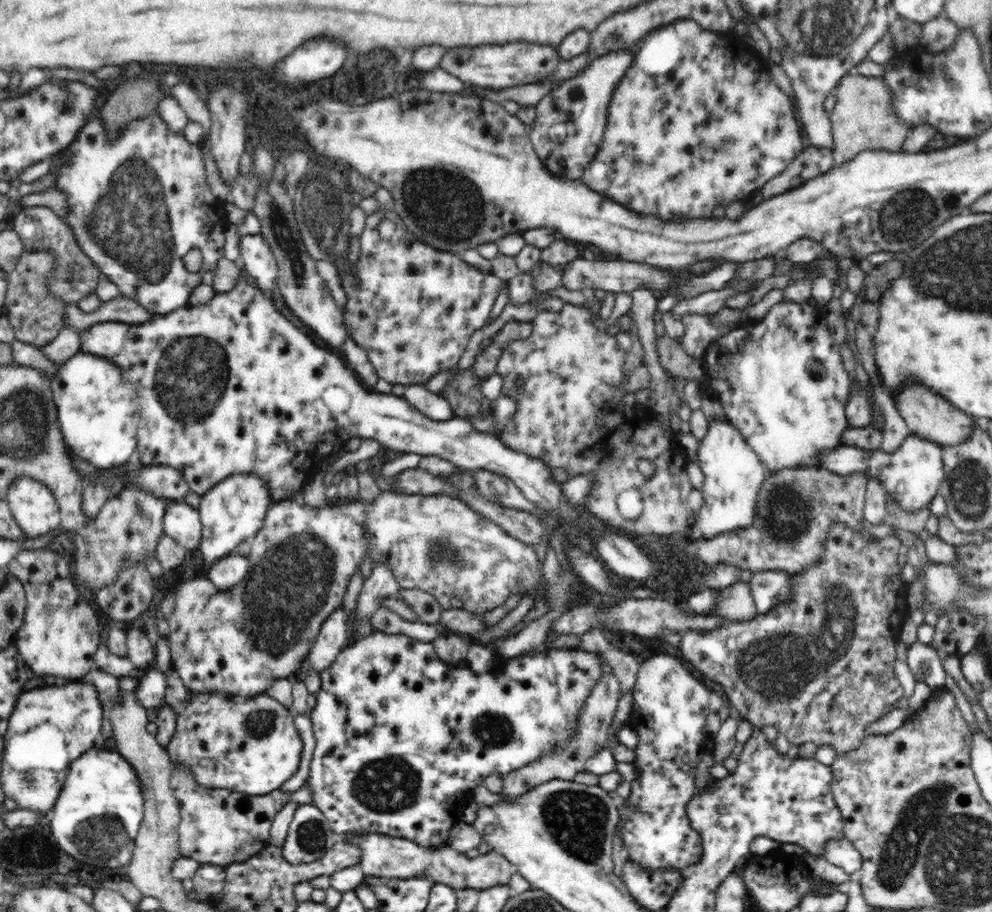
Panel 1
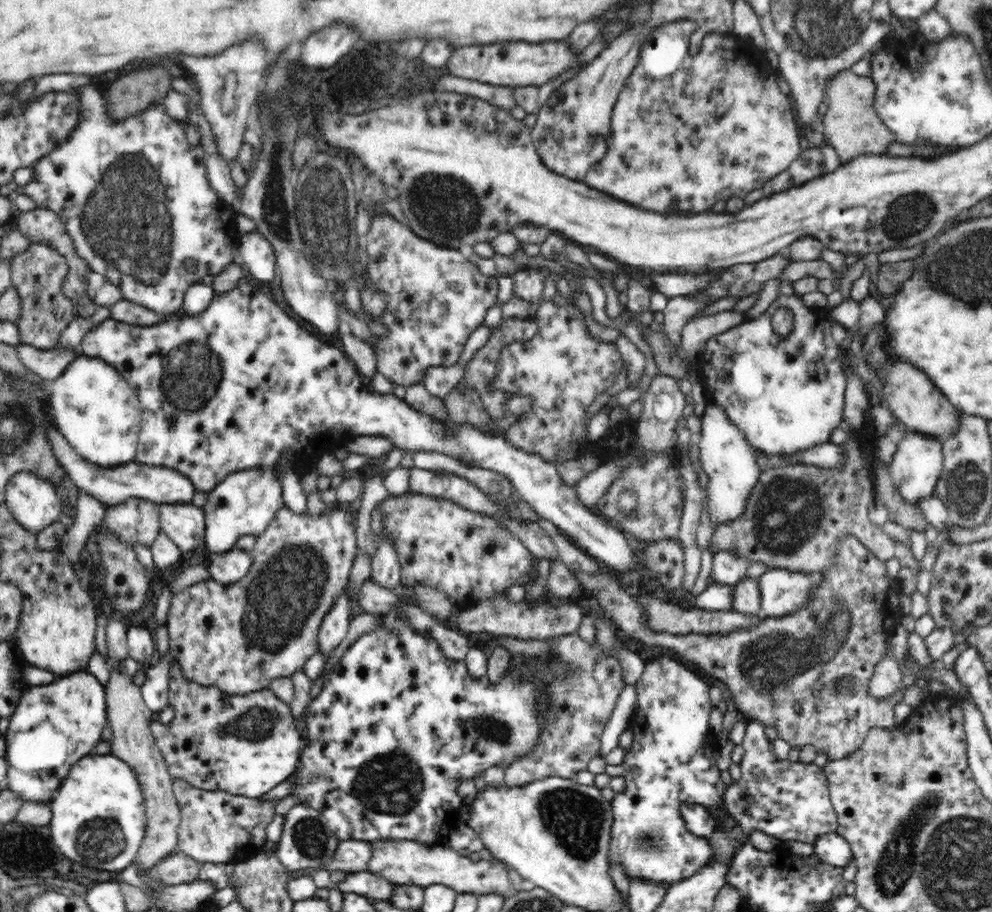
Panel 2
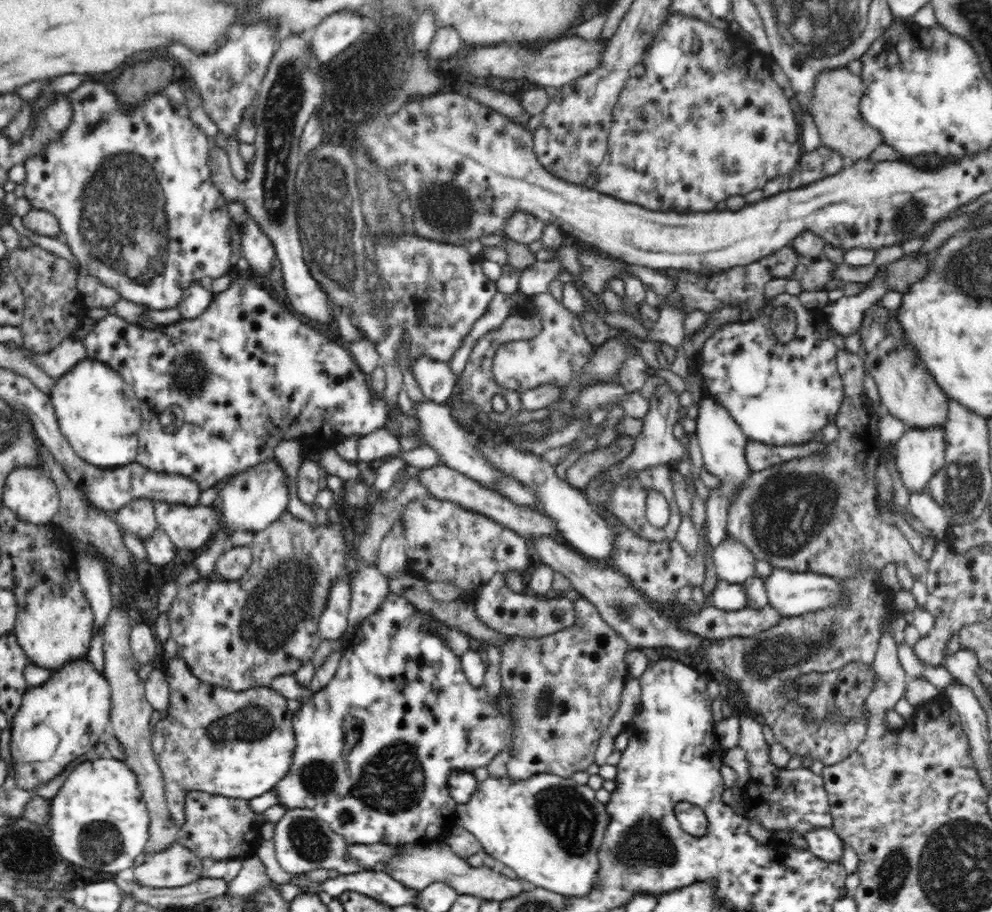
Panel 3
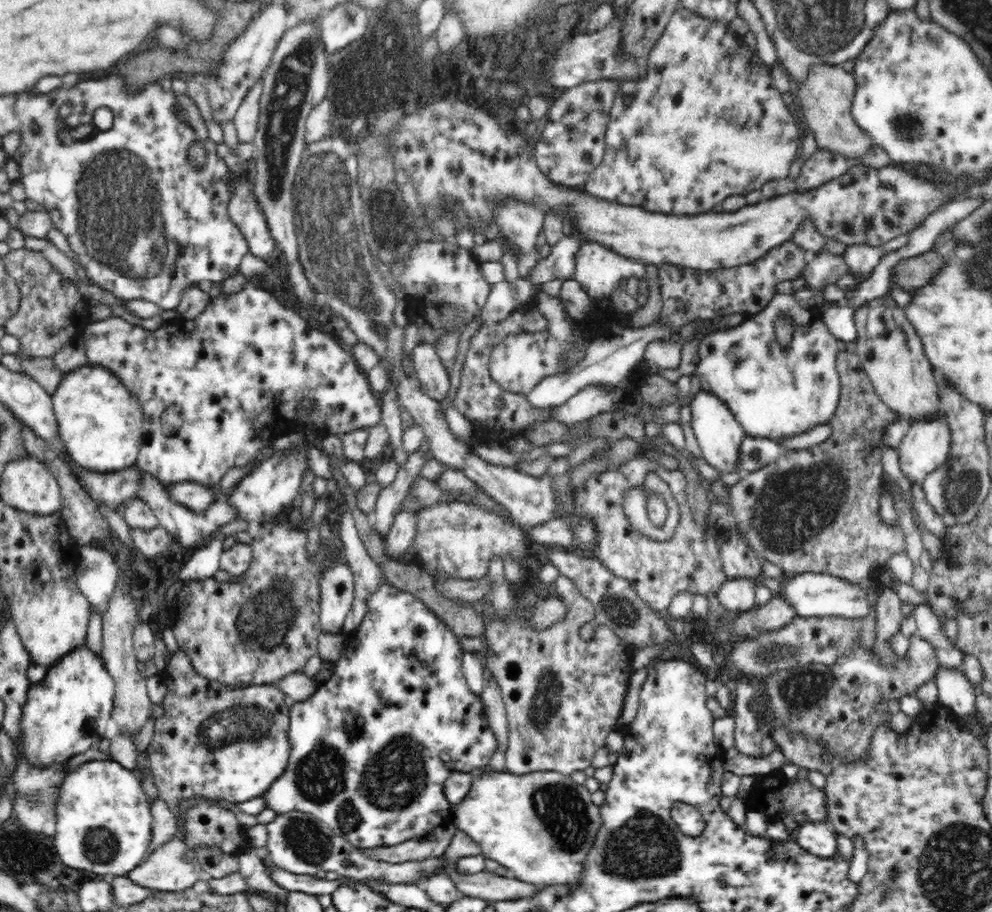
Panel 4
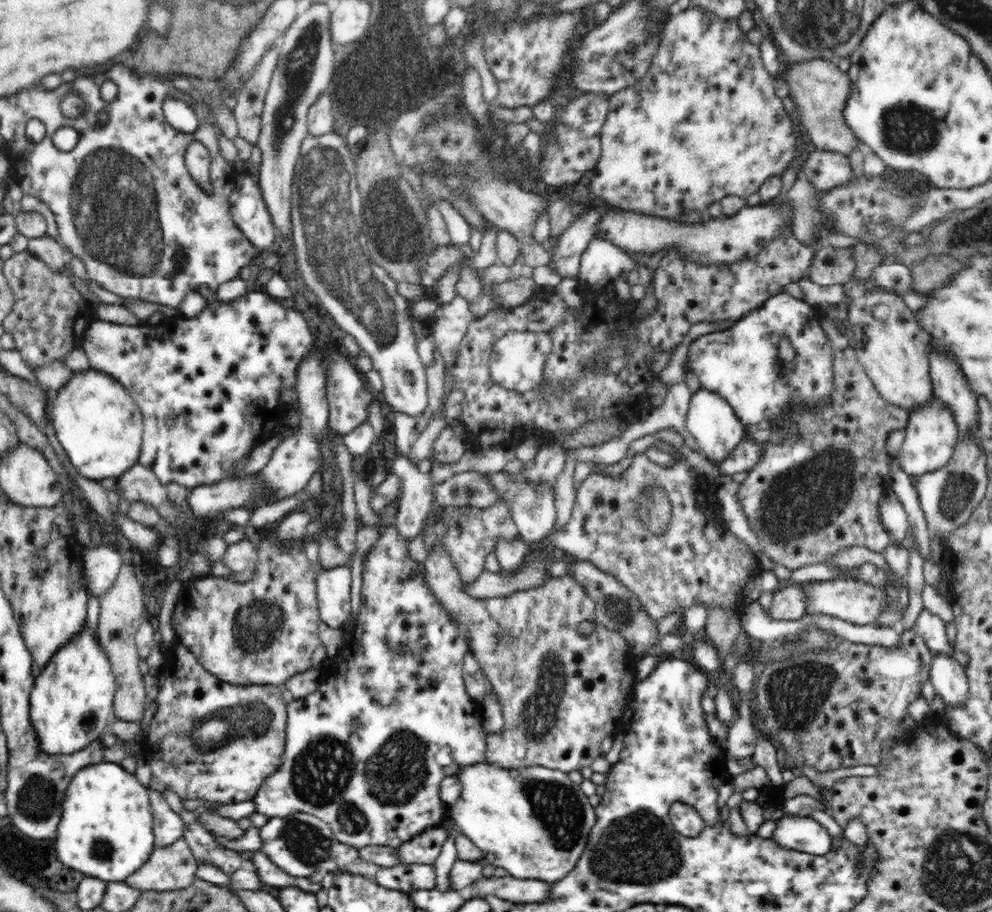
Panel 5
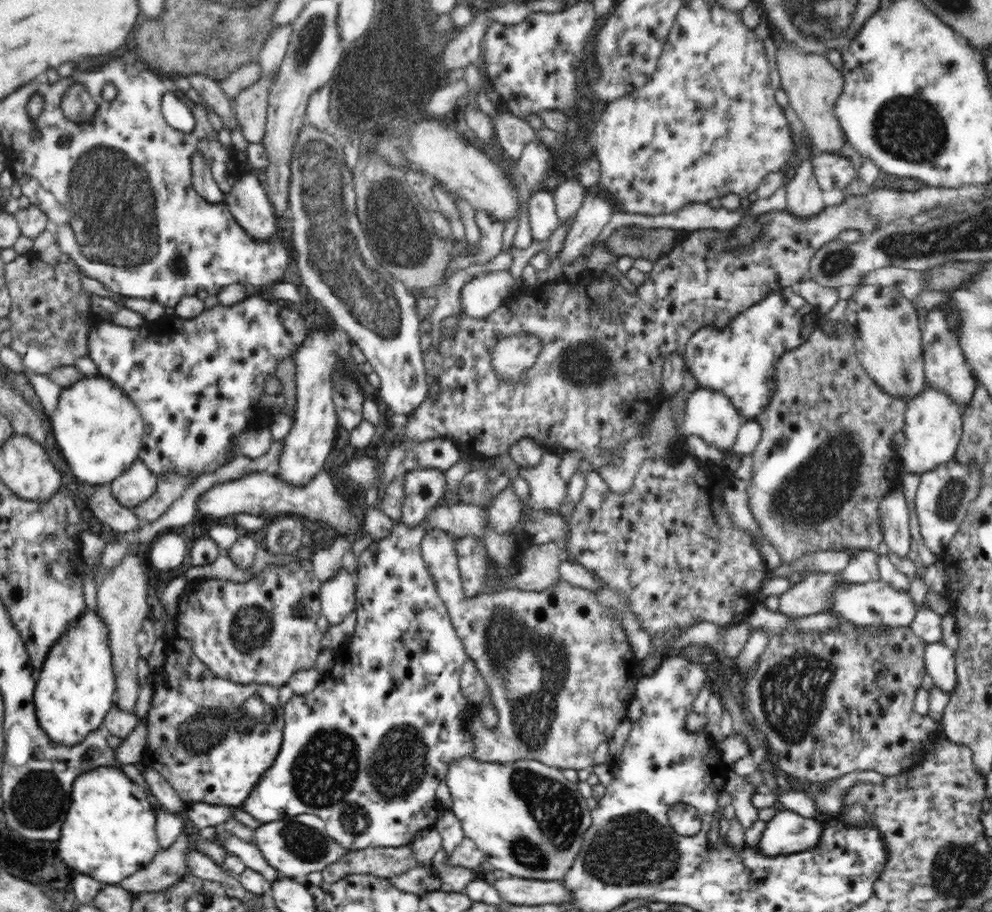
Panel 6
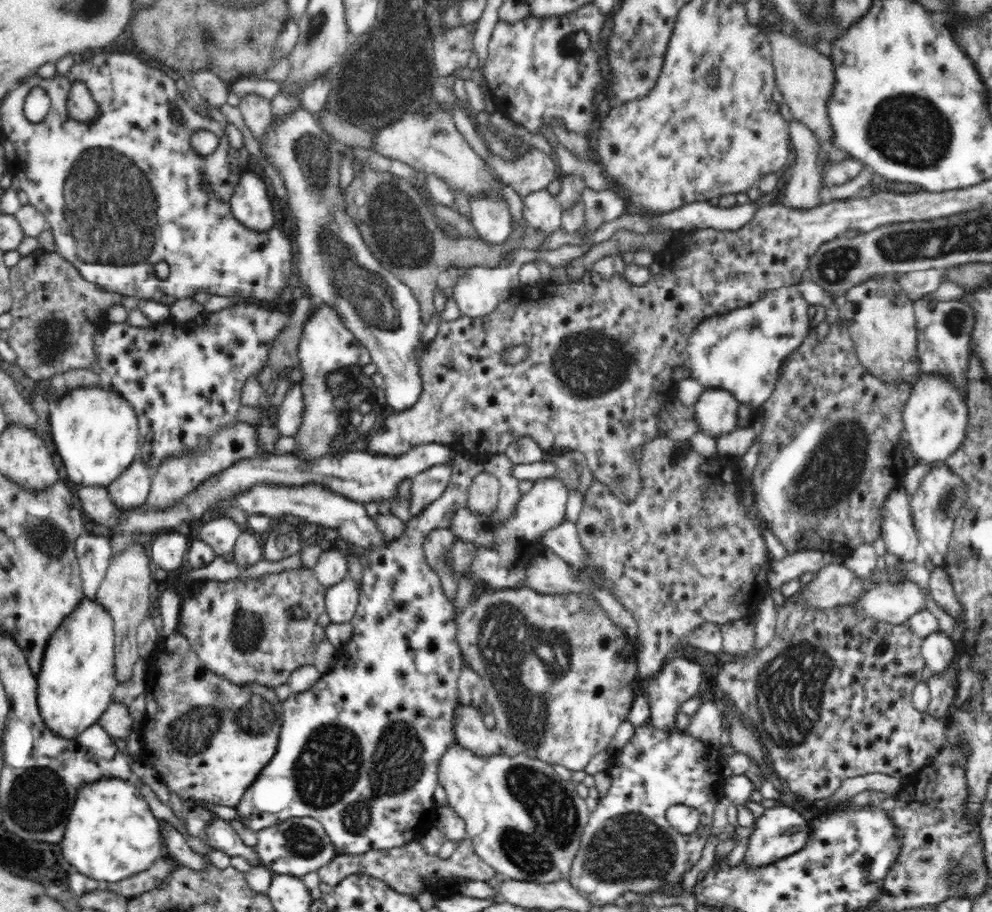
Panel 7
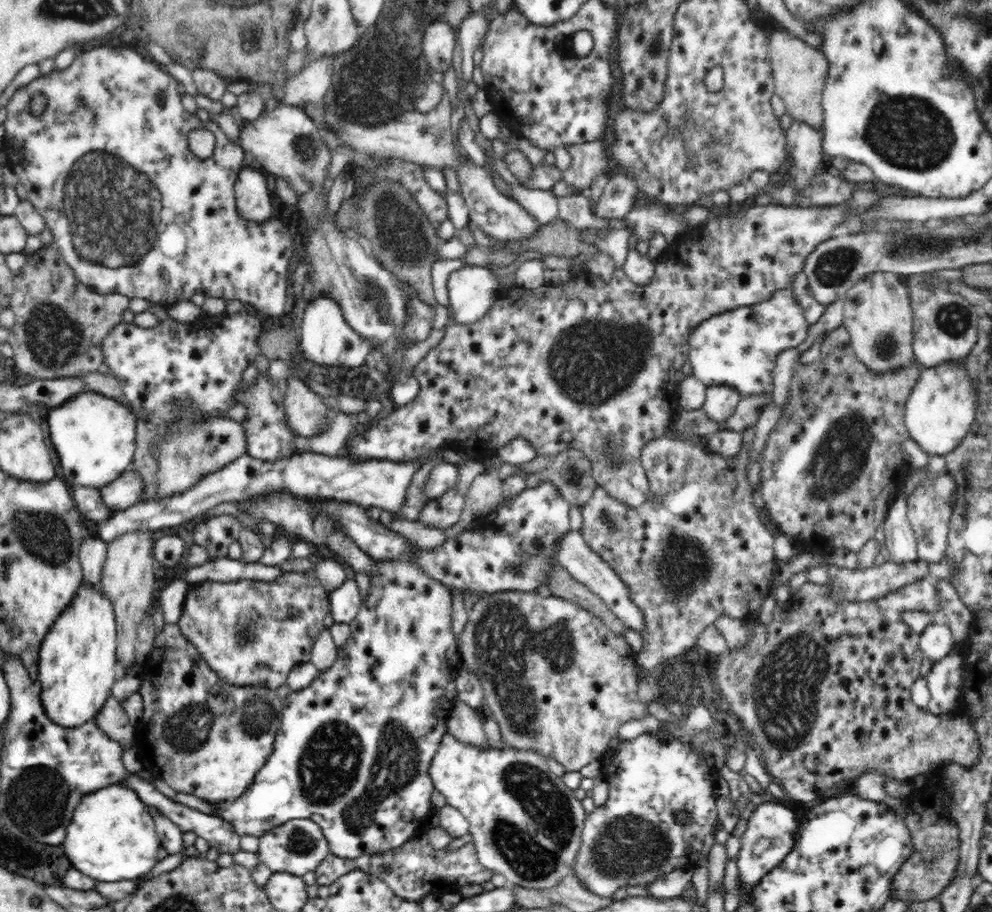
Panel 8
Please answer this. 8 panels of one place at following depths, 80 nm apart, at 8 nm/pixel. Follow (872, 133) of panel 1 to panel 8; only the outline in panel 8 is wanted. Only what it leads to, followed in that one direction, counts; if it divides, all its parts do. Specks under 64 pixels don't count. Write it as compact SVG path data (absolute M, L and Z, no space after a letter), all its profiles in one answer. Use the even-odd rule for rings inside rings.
M774 31L769 36L769 61L775 95L784 101L787 113L796 121L802 121L822 132L824 109L821 108L821 101L829 70L829 63L823 52L812 48L798 36L788 34L786 31Z

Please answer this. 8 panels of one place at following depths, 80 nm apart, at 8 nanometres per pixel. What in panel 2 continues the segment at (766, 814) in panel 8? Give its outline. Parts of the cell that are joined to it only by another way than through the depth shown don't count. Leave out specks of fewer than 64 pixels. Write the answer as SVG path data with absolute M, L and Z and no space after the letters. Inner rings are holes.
M837 832L818 837L814 847L815 853L829 866L845 869L854 862L849 842Z

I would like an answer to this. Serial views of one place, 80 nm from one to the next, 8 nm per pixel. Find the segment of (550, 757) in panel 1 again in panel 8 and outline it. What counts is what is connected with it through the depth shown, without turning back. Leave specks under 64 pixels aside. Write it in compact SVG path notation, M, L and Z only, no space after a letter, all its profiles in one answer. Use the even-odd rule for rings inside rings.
M393 517L388 529L406 537L408 541L414 543L415 547L428 552L445 544L448 540L444 530L428 528L426 525L419 524L419 522L406 520L402 517ZM507 591L502 593L493 593L492 595L486 595L476 598L473 601L469 602L468 606L468 620L466 620L466 624L464 624L464 630L462 630L462 634L457 638L458 650L460 652L460 659L462 666L466 667L469 671L472 671L477 675L477 678L481 680L483 686L483 695L486 698L486 702L488 702L488 708L492 708L492 717L498 723L498 727L500 727L500 739L502 739L502 743L504 746L502 748L510 748L516 749L519 751L525 751L528 749L533 749L536 752L539 752L545 759L552 757L552 759L558 761L560 764L563 764L564 771L574 772L574 770L579 771L586 764L590 764L592 760L599 758L601 755L606 752L606 749L609 747L610 741L612 738L616 737L616 732L618 732L618 728L624 724L624 722L628 722L628 720L632 719L642 719L644 716L648 715L648 710L644 707L640 698L638 698L638 668L636 666L636 654L632 651L632 648L627 643L627 640L622 634L616 634L599 616L596 616L592 611L582 608L579 604L572 602L570 600L566 600L560 597L555 597L552 595L547 595L542 592L532 592L531 594L520 594L515 591ZM456 698L447 720L446 732L464 744L479 746L481 749L493 748L485 735L485 718L483 711L472 708Z

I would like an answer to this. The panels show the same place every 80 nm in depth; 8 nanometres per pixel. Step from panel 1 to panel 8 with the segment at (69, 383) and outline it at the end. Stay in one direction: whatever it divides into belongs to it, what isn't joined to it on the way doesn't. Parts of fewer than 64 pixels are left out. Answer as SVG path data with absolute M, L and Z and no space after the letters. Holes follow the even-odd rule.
M84 391L45 411L51 440L60 458L64 482L70 486L103 486L131 466L135 453L137 417L130 407L99 392Z

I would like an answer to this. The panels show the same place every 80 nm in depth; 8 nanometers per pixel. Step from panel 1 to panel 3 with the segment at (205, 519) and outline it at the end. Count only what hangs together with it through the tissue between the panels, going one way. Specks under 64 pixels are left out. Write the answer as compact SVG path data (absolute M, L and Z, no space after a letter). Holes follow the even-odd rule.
M272 459L270 462L264 462L247 468L246 470L240 471L231 477L228 477L224 481L224 486L217 490L215 498L212 502L212 509L219 514L219 520L216 526L216 529L212 532L212 540L216 538L216 535L219 534L219 531L223 533L228 533L228 538L226 542L229 543L229 540L232 534L236 532L250 532L258 533L264 528L267 528L280 518L280 516L287 511L288 504L288 485L284 480L284 473L280 469L280 465L276 462L276 459Z

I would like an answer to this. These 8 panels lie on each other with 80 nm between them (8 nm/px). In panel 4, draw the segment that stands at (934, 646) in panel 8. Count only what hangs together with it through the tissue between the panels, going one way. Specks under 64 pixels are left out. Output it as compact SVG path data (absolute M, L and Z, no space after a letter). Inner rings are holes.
M940 667L936 673L938 701L952 709L955 716L972 717L976 695L965 673L944 667Z

